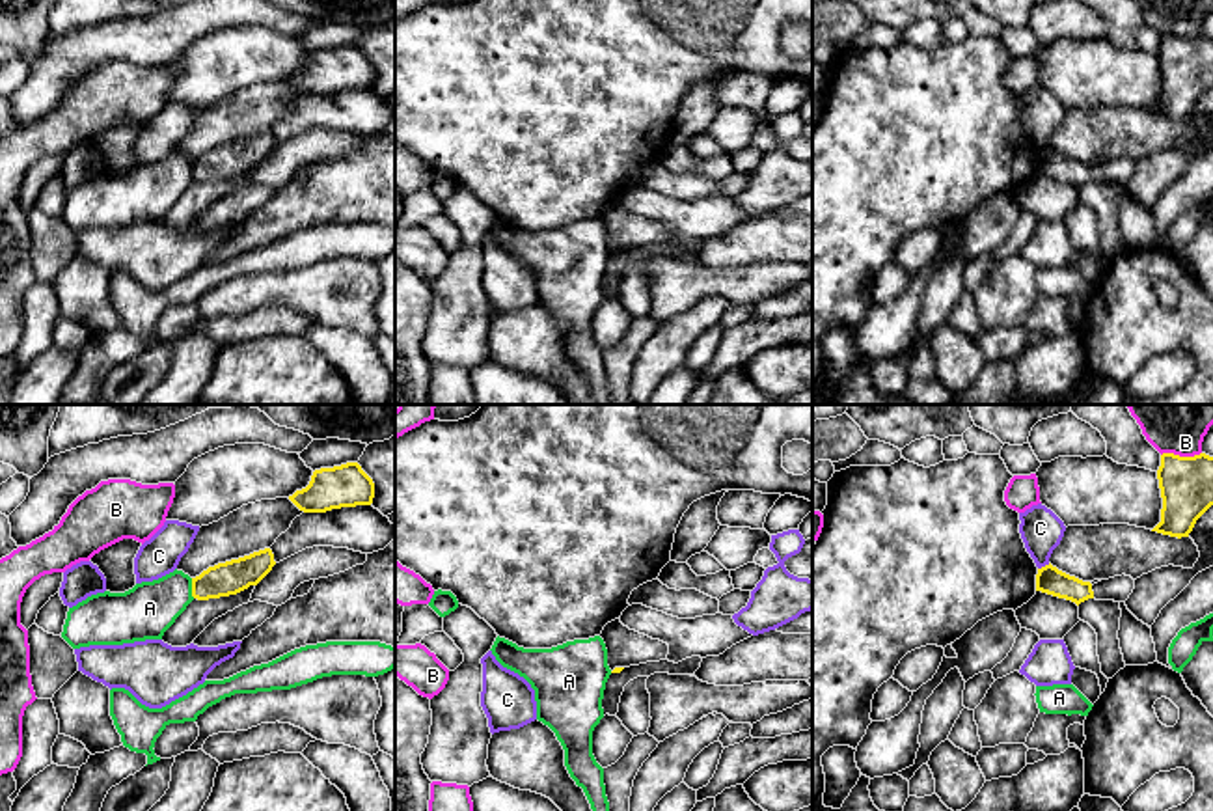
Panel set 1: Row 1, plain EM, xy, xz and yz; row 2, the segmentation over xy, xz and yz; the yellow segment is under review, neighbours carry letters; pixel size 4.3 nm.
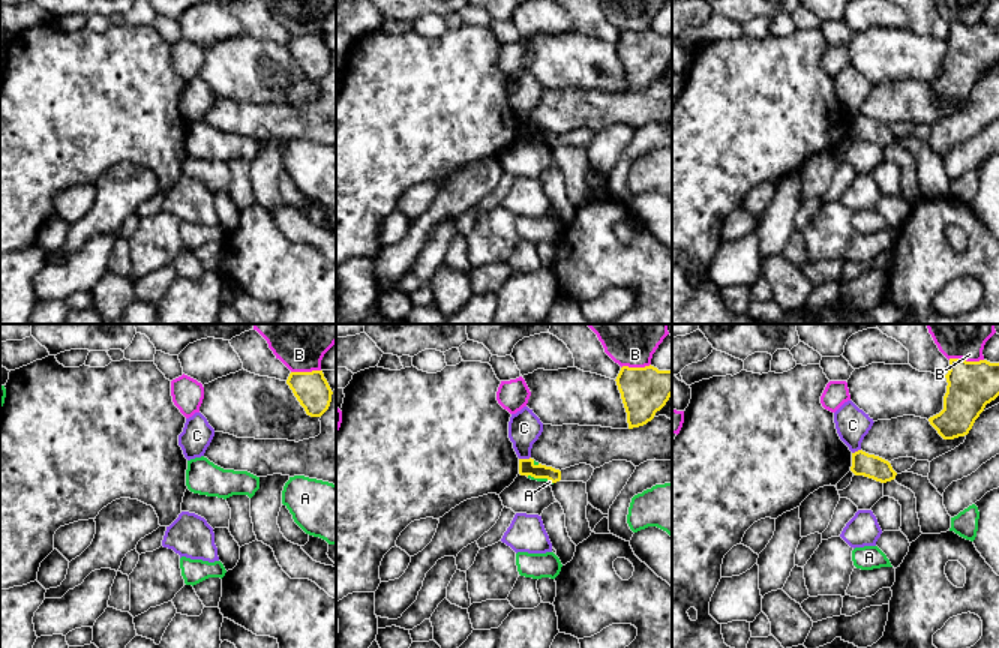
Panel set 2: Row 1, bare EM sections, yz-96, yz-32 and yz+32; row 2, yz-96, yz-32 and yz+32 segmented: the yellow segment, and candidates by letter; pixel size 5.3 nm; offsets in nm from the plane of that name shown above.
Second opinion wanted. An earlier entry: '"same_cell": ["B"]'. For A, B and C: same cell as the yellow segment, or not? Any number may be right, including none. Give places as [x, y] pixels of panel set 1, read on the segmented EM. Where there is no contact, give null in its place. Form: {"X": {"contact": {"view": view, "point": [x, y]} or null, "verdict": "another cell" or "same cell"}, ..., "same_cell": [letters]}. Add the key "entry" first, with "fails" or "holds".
{"entry": "holds", "A": {"contact": {"view": "xy", "point": [192, 588]}, "verdict": "another cell"}, "B": {"contact": {"view": "yz", "point": [1178, 455]}, "verdict": "same cell"}, "C": {"contact": {"view": "yz", "point": [1046, 565]}, "verdict": "another cell"}, "same_cell": ["B"]}

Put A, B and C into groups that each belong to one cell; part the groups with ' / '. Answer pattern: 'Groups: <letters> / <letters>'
Groups: A / B / C

